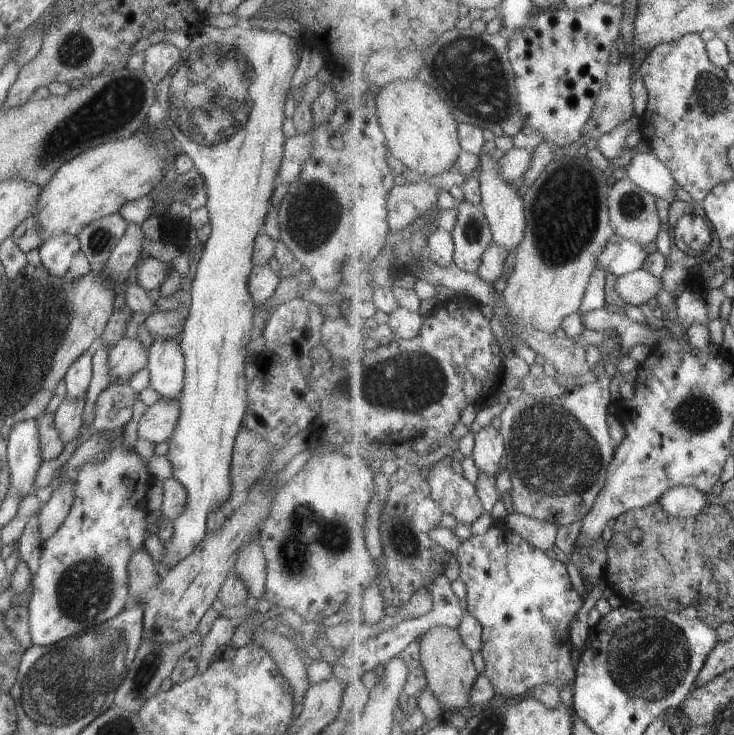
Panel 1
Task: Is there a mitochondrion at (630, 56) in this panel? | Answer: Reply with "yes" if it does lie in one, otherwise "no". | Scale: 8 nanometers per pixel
no

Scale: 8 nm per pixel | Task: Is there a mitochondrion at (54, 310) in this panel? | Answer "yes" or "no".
yes

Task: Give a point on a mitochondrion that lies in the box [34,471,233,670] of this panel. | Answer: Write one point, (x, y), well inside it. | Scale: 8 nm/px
(86, 589)

